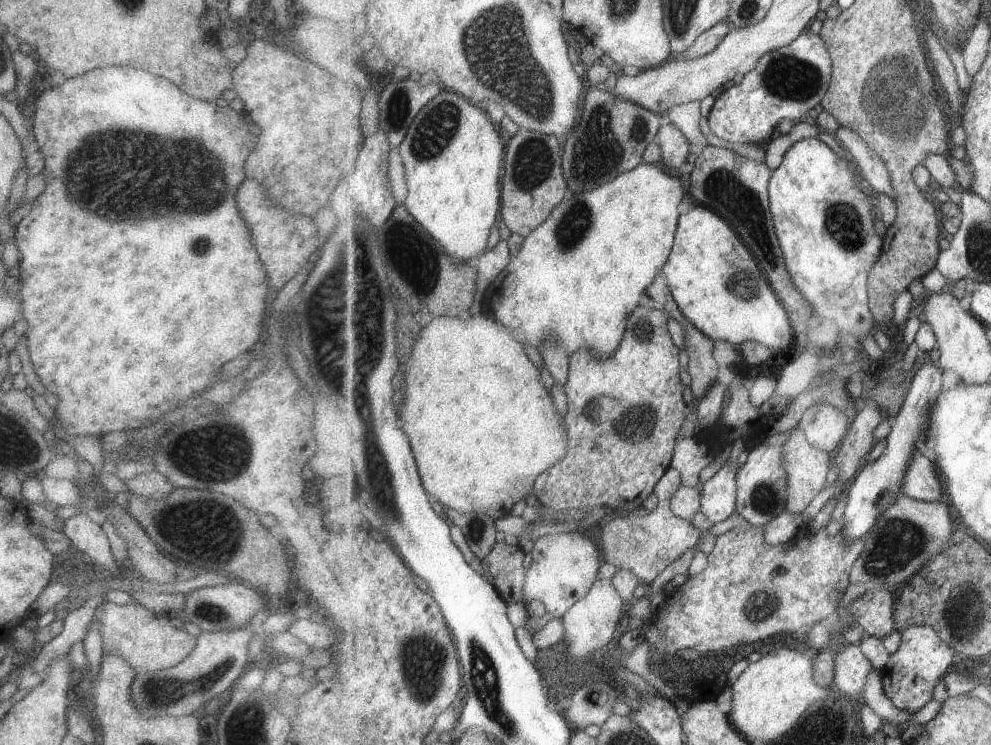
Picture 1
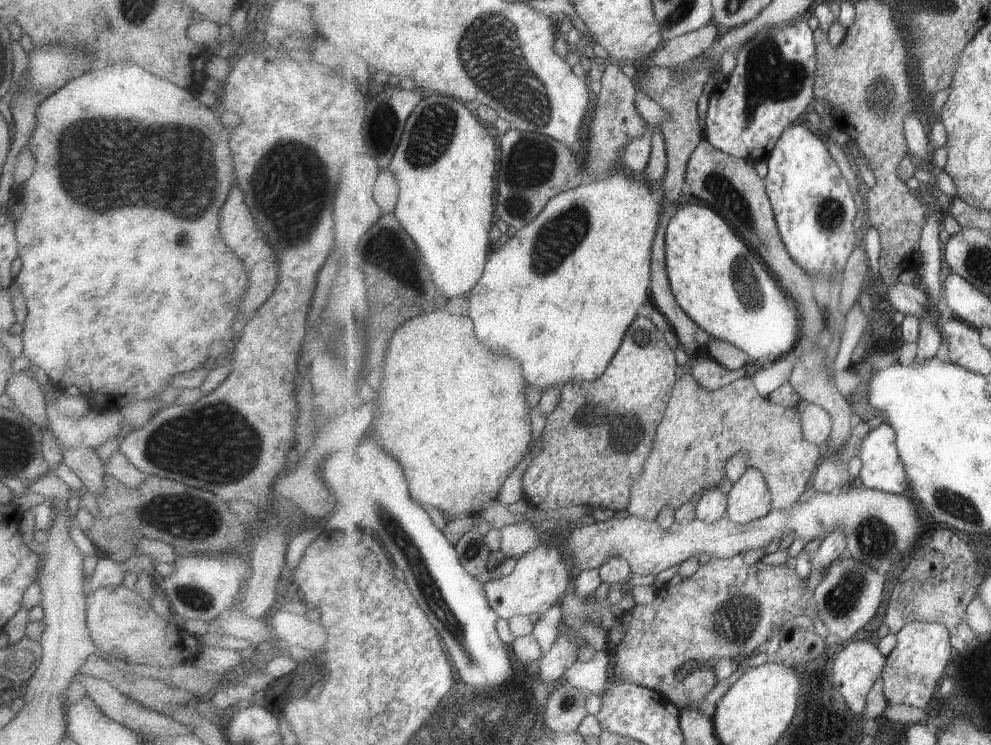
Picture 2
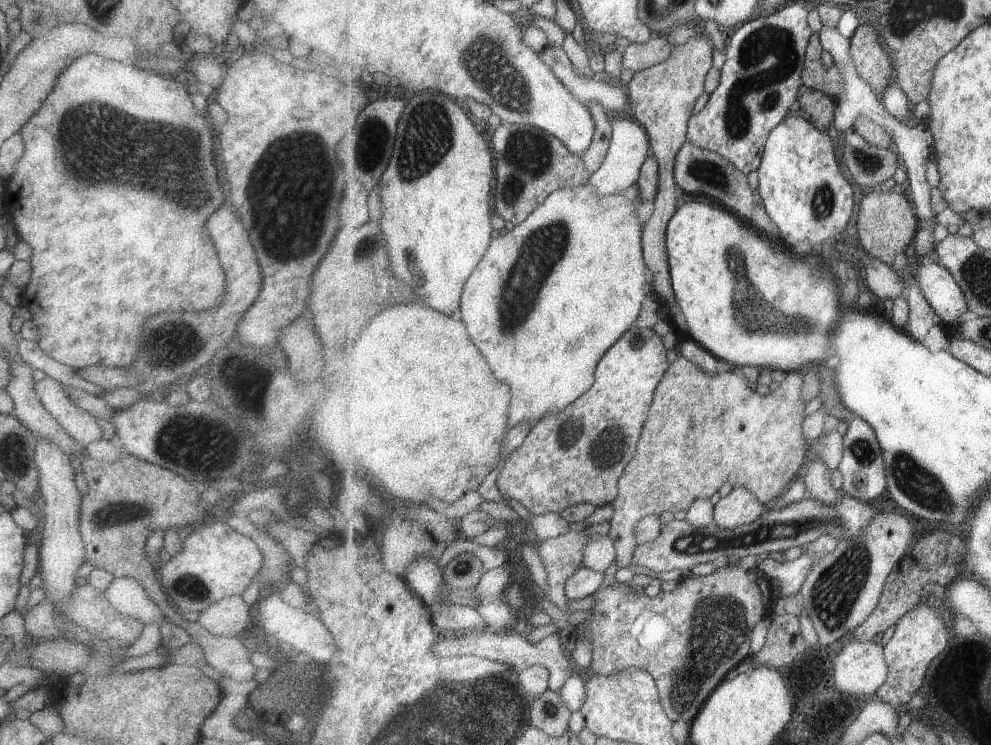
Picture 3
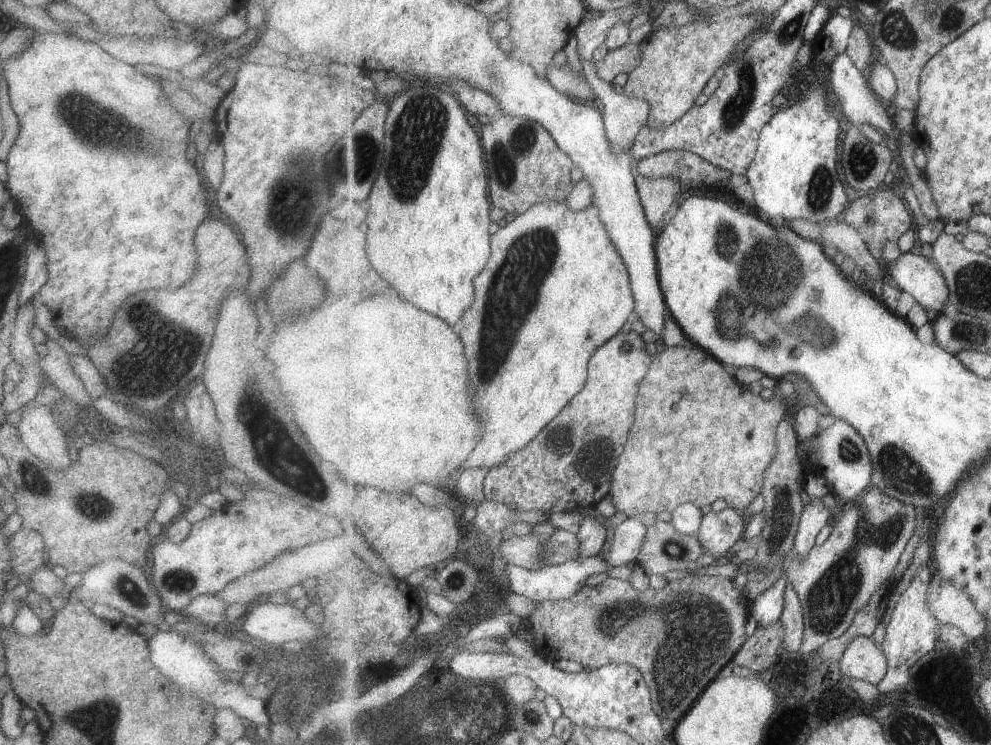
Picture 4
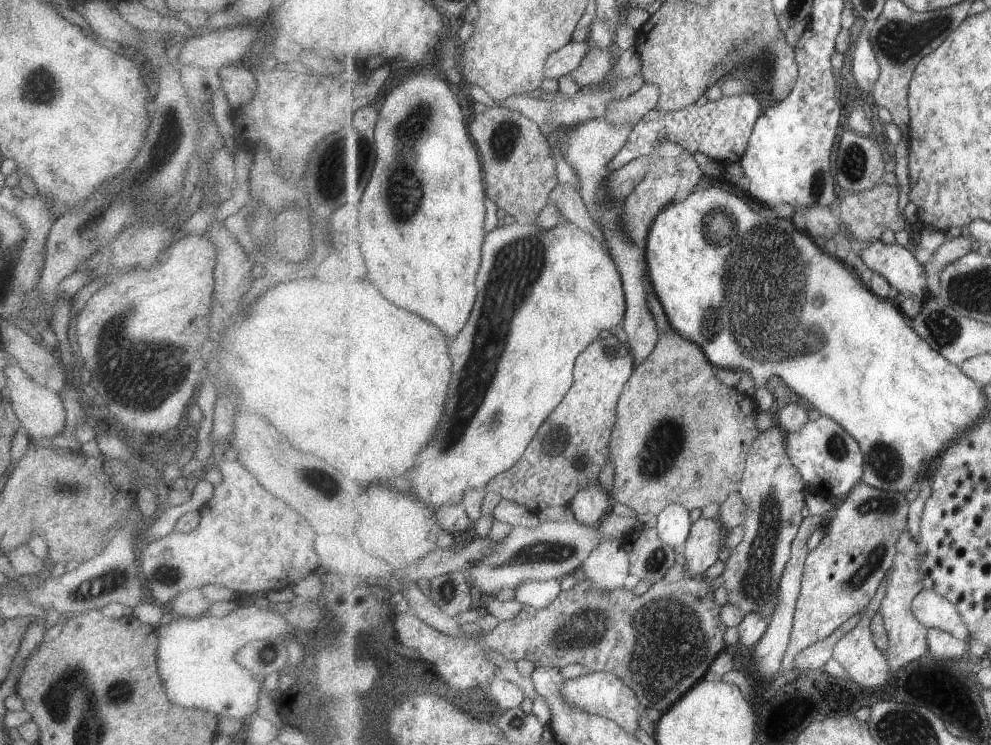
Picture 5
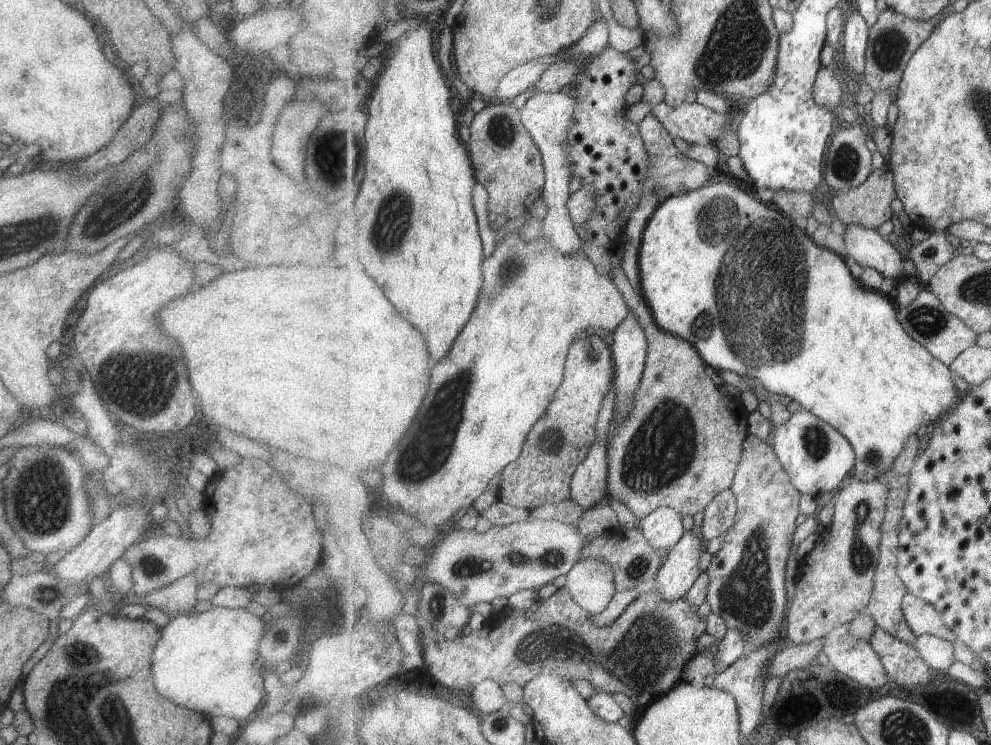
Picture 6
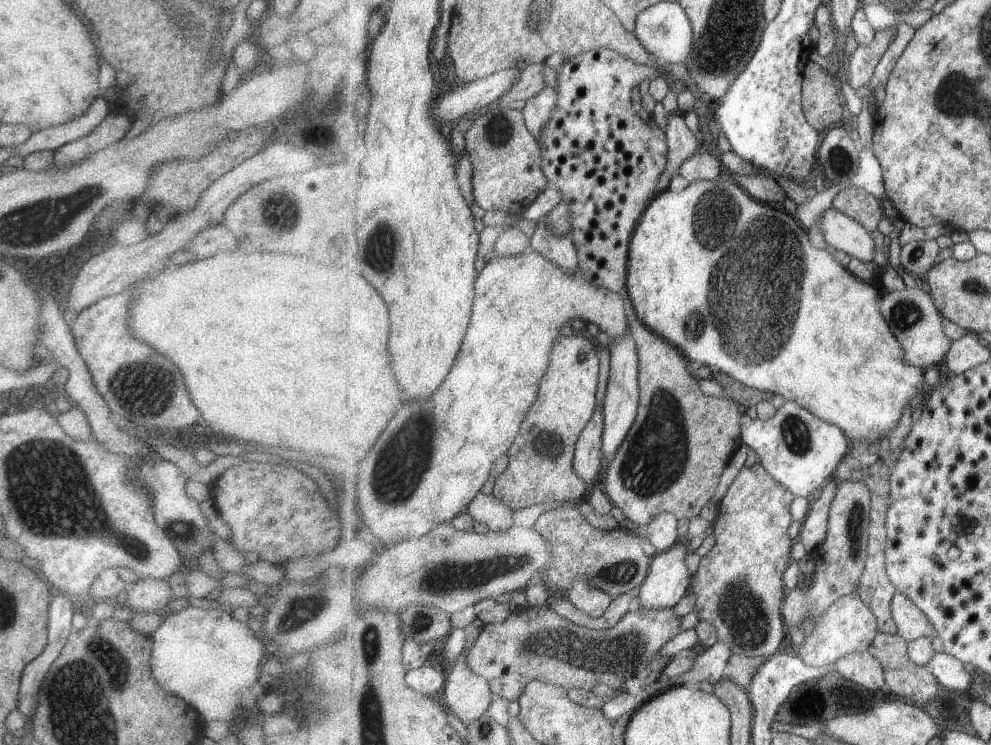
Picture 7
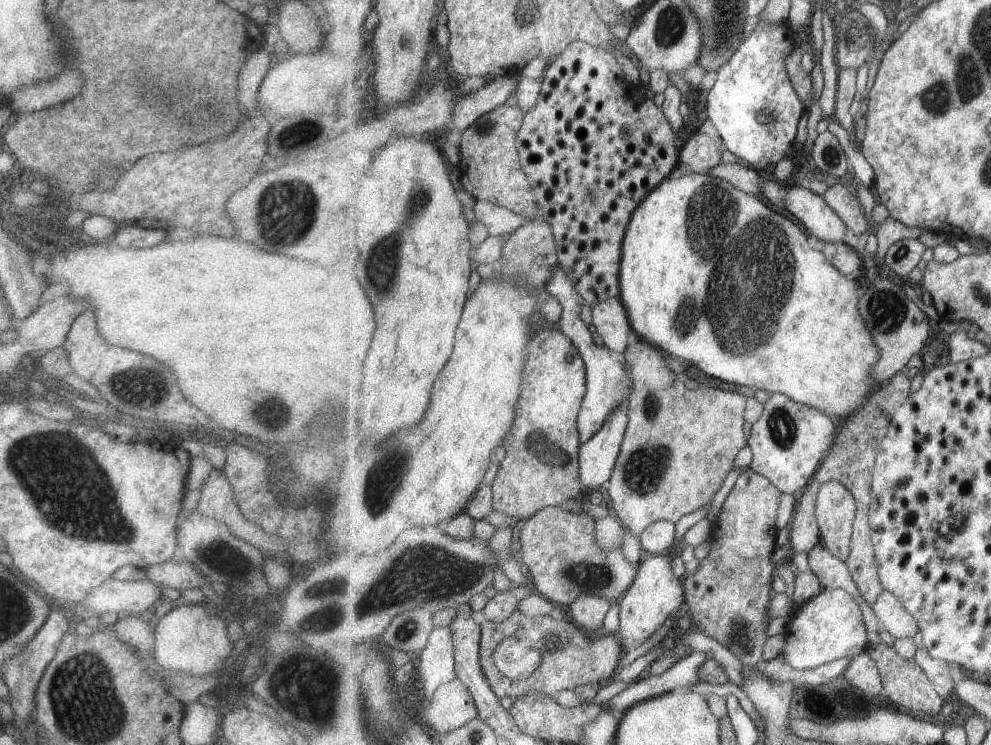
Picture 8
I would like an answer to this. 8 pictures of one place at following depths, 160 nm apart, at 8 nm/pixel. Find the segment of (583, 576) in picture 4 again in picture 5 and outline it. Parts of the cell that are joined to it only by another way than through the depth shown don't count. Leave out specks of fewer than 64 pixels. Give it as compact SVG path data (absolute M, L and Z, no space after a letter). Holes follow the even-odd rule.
M531 579L516 588L515 598L537 609L549 606L563 591L562 579Z

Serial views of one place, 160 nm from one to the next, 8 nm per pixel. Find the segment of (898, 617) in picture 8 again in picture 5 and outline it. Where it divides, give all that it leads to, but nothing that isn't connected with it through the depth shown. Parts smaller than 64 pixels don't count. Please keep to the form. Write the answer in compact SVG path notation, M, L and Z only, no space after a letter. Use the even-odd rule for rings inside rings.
M923 589L913 601L916 617L928 628L938 628L954 634L959 640L972 640L972 632L957 603L937 591Z

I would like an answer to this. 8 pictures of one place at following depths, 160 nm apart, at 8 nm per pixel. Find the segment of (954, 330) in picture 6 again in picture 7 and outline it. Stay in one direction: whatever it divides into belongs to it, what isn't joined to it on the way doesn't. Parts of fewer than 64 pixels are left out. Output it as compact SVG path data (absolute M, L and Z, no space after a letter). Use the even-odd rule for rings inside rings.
M925 285L905 289L903 292L885 294L885 298L881 300L881 312L888 320L893 334L896 334L904 346L906 350L904 361L908 365L927 369L939 364L943 358L947 358L955 341L947 336L944 316L936 307L934 298L928 293L928 288Z

